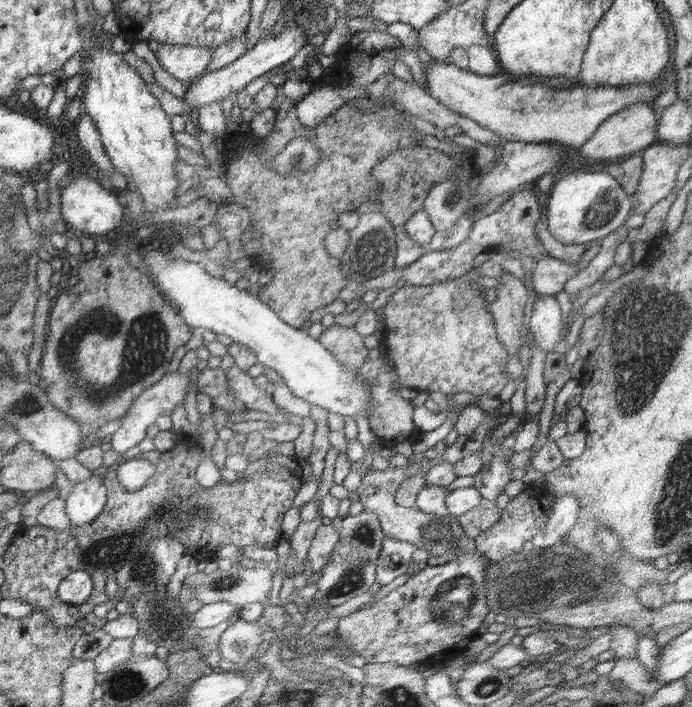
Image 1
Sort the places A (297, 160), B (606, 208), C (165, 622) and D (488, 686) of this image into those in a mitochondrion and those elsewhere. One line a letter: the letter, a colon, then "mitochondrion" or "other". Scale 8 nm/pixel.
A: mitochondrion
B: mitochondrion
C: mitochondrion
D: mitochondrion

